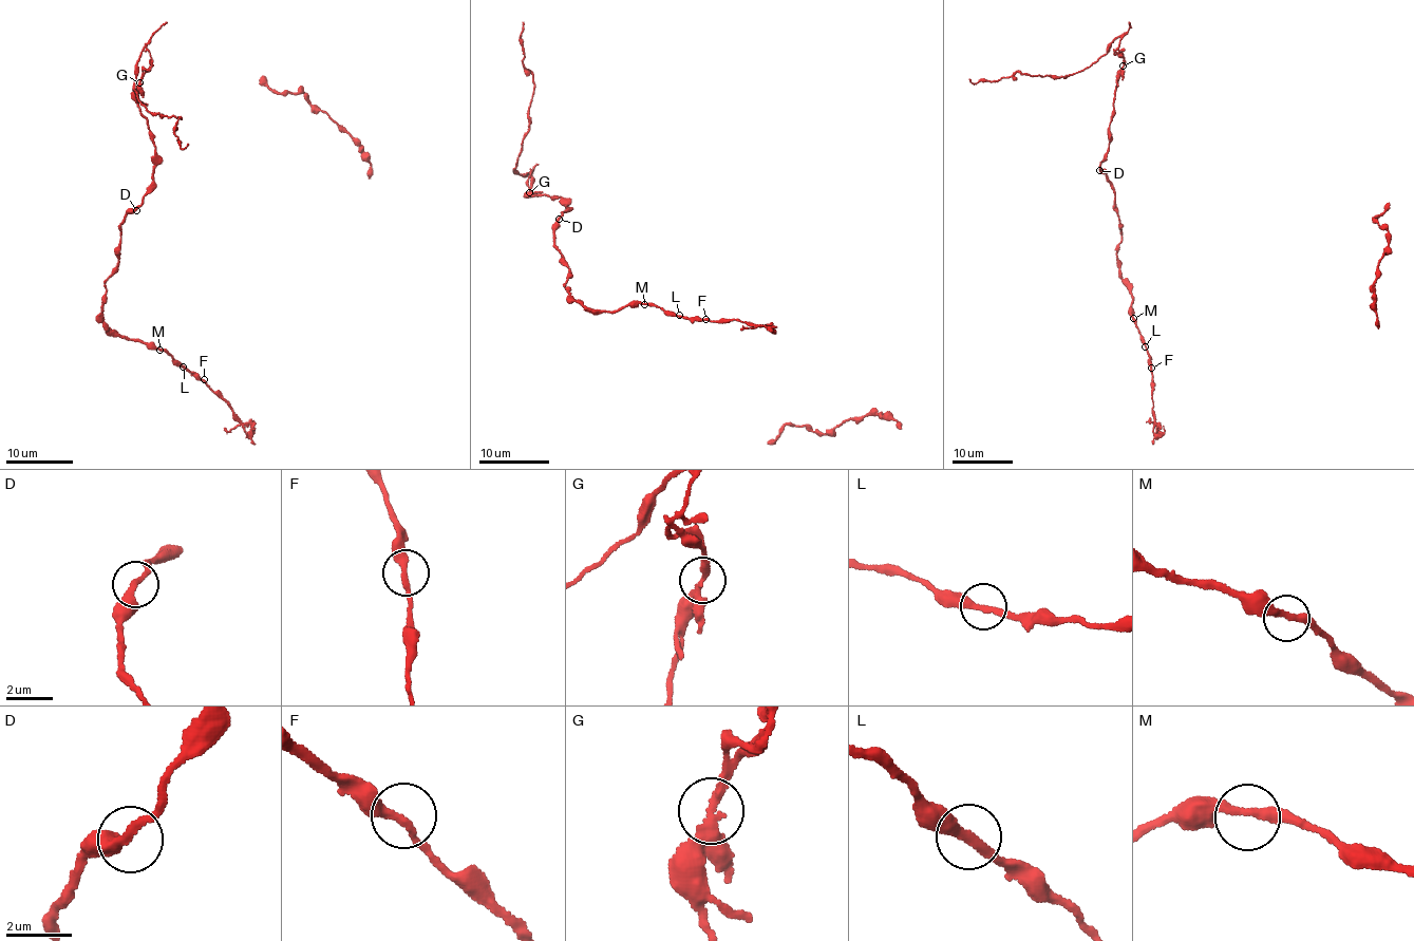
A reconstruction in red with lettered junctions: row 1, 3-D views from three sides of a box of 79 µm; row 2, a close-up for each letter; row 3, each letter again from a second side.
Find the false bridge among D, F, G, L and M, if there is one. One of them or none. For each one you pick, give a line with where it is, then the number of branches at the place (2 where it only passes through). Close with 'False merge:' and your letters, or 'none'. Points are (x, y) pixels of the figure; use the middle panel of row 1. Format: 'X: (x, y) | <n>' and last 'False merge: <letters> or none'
G: (529, 192) | 2
False merge: G

